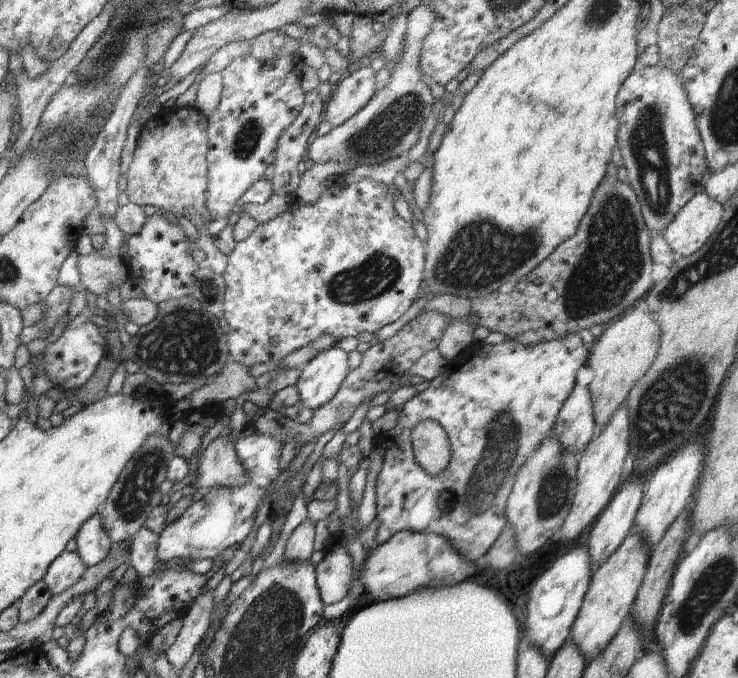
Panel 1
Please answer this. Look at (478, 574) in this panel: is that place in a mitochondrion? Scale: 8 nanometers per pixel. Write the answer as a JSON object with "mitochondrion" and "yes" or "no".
{"mitochondrion":"no"}

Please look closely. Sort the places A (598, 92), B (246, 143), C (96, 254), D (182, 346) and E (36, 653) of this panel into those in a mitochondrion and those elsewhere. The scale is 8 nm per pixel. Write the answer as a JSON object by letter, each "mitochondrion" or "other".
{"A":"other","B":"mitochondrion","C":"other","D":"mitochondrion","E":"other"}

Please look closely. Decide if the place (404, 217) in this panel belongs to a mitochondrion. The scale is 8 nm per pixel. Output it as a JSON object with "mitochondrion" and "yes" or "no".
{"mitochondrion":"no"}

